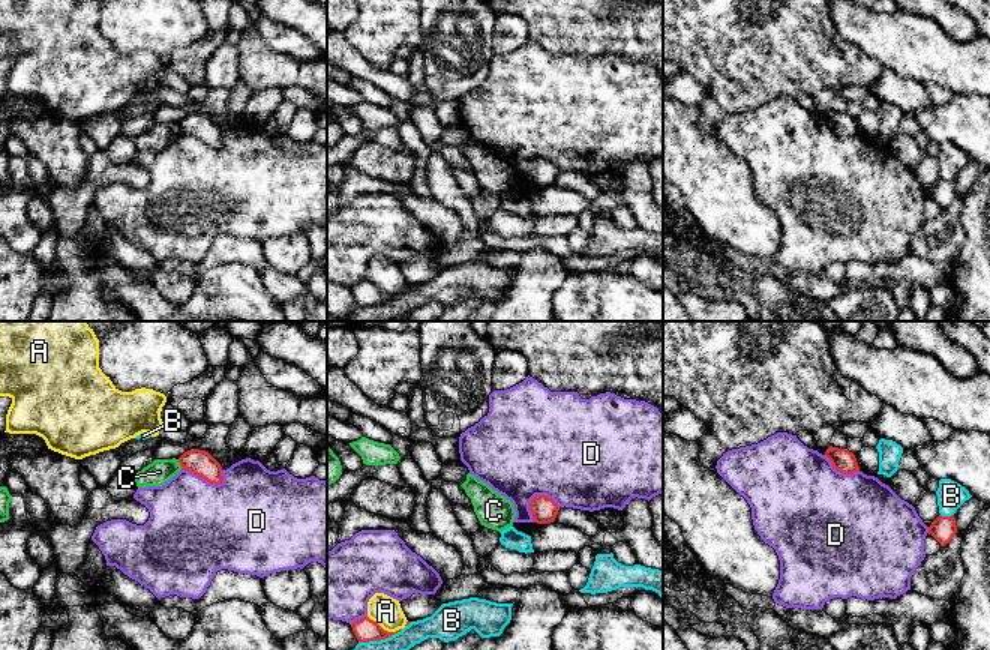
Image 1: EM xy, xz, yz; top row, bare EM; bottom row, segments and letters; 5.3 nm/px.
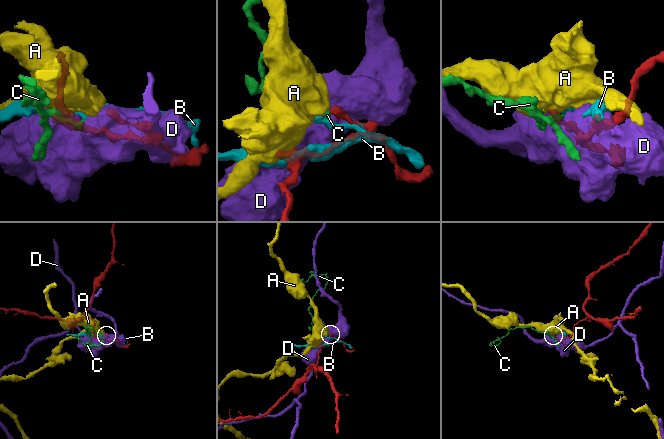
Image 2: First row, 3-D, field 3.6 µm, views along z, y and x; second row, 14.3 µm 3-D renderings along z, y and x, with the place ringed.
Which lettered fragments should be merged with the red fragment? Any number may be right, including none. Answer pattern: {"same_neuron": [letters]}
{"same_neuron": []}

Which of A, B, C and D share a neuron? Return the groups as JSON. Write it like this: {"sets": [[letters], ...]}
{"sets": [["A"], ["B"], ["C"], ["D"]]}

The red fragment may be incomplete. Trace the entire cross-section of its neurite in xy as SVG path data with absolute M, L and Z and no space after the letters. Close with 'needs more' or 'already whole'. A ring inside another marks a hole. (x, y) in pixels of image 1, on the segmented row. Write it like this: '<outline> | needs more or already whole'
M190 449L178 458L178 462L182 470L192 471L208 483L224 482L220 464L206 450Z | already whole

